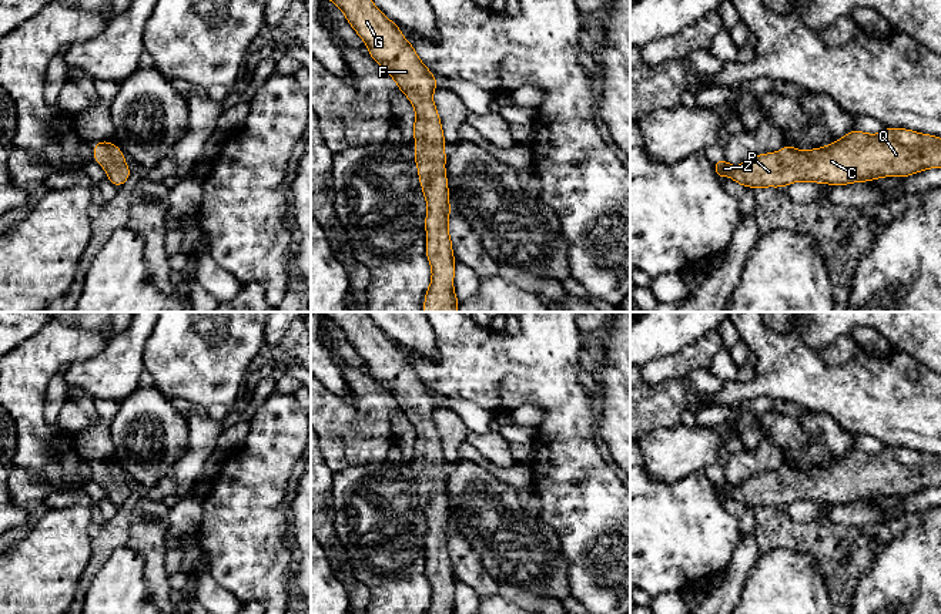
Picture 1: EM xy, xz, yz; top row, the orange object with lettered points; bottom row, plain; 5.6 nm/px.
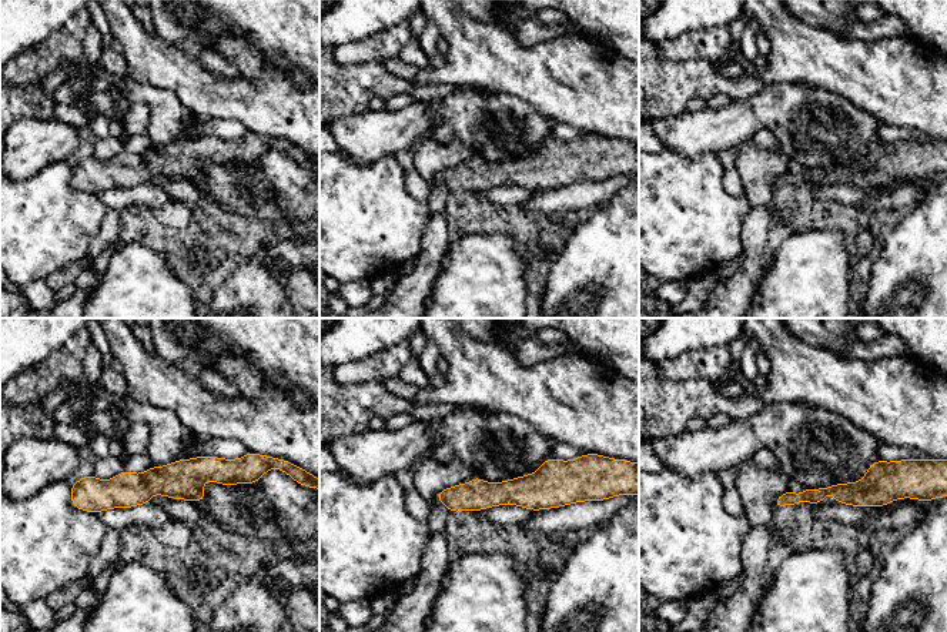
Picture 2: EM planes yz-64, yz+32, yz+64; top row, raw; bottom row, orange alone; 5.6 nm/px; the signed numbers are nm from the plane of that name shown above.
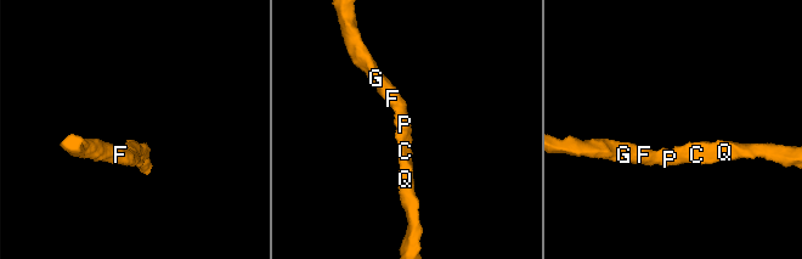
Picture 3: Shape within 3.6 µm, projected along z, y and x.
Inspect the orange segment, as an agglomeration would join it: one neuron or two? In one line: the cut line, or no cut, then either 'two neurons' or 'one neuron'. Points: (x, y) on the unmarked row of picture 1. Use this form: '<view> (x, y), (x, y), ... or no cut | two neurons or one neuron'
no cut | one neuron

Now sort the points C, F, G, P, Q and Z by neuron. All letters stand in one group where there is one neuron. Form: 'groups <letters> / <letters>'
groups C F G P Q Z

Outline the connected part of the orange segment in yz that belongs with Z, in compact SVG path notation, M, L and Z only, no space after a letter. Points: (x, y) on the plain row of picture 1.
M890 446L880 453L855 447L835 462L807 470L784 464L778 472L751 476L739 486L723 477L714 482L717 499L726 493L754 509L781 507L796 500L847 504L908 496L928 487L941 487L941 457Z

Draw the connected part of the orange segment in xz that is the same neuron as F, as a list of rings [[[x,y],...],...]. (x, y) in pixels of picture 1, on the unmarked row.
[[[322,312],[345,333],[368,366],[369,375],[396,400],[415,427],[412,453],[419,501],[426,519],[426,577],[432,600],[425,614],[455,614],[455,577],[449,557],[449,509],[445,491],[445,456],[432,415],[436,397],[405,359],[399,346],[385,336],[366,312]]]

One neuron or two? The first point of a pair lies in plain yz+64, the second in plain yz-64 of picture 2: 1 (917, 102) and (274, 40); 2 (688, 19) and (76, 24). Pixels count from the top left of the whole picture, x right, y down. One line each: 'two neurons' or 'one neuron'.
1: two neurons
2: two neurons

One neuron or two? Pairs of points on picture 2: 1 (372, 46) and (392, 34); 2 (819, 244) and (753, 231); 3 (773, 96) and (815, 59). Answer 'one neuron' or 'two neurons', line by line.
1: one neuron
2: two neurons
3: two neurons

